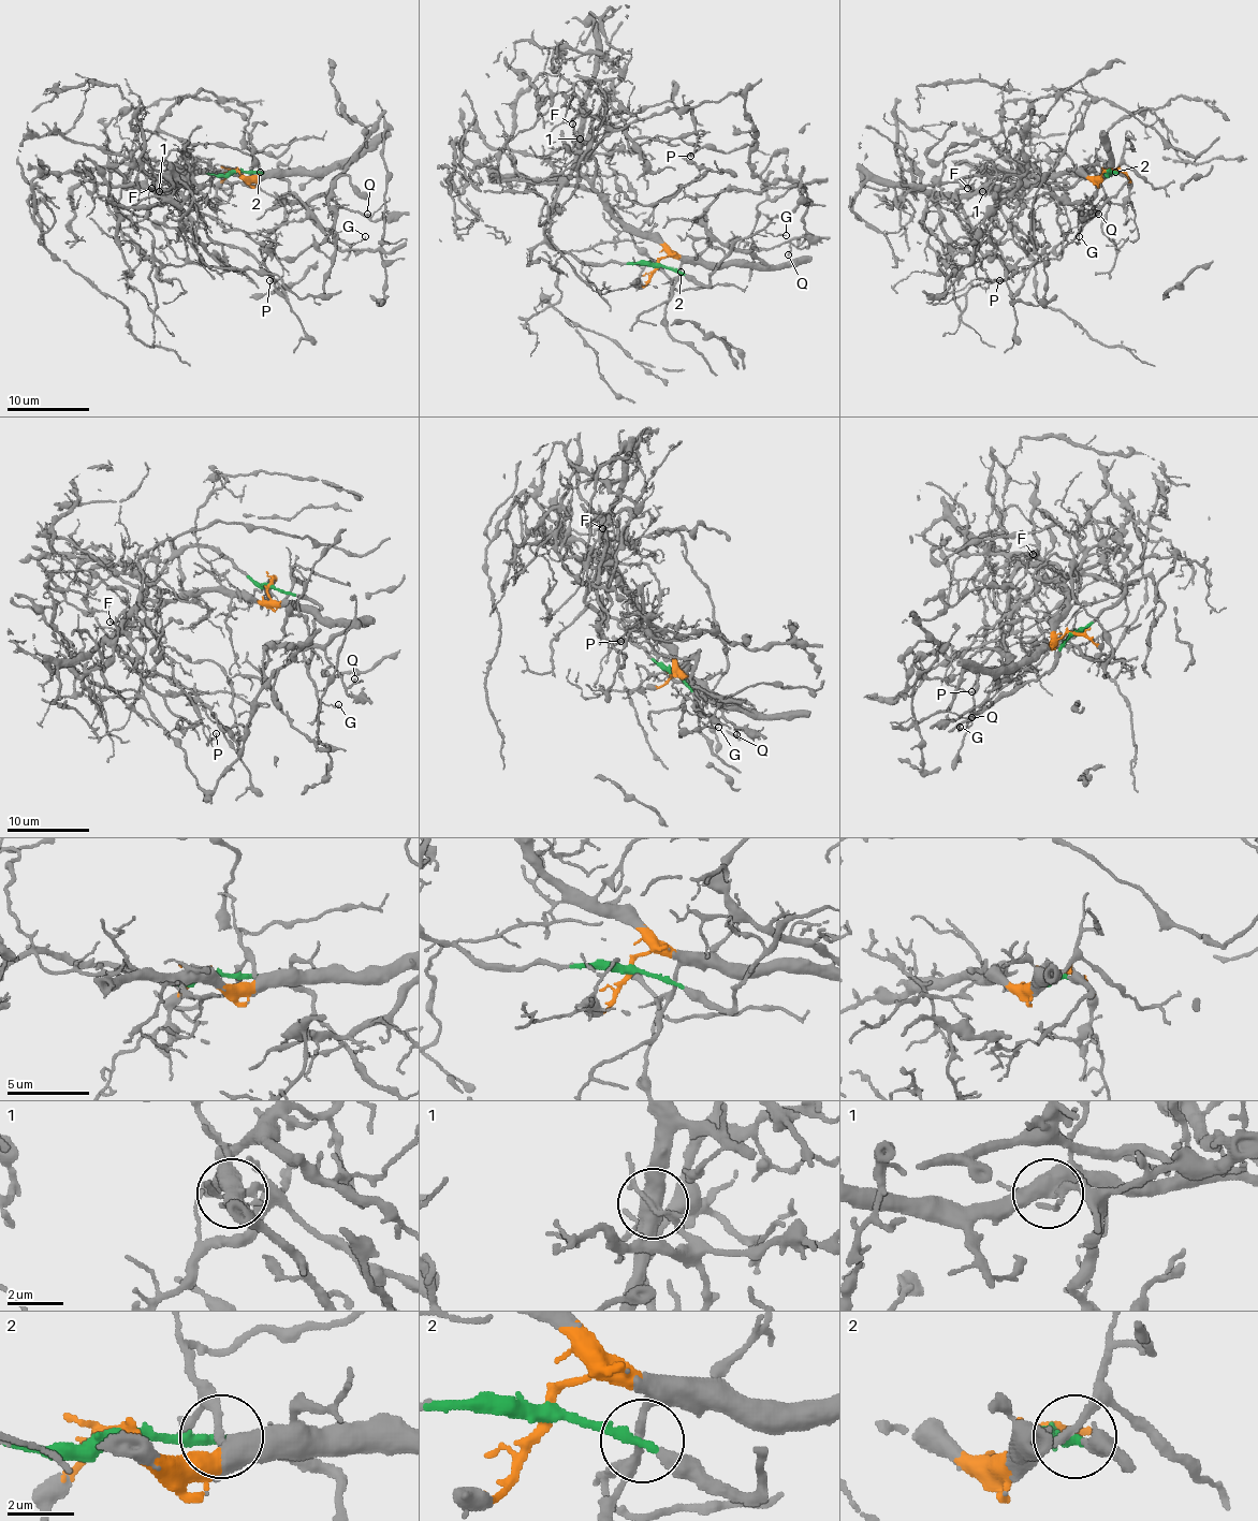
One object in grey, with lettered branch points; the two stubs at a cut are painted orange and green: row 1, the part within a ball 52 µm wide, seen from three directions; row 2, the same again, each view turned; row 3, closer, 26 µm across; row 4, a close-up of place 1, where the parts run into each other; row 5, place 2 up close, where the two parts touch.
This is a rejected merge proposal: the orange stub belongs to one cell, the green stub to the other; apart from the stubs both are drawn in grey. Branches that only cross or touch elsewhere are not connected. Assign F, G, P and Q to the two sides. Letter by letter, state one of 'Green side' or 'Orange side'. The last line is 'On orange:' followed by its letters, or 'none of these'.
F: Orange side
G: Green side
P: Orange side
Q: Orange side
On orange: F, P, Q

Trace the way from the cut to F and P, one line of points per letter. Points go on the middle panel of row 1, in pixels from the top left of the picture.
F: (657, 265), (667, 251), (651, 238), (635, 236), (606, 205), (595, 187), (593, 151), (571, 125)
P: (657, 265), (667, 251), (635, 236), (606, 205), (595, 187), (595, 156), (704, 131), (689, 156)

